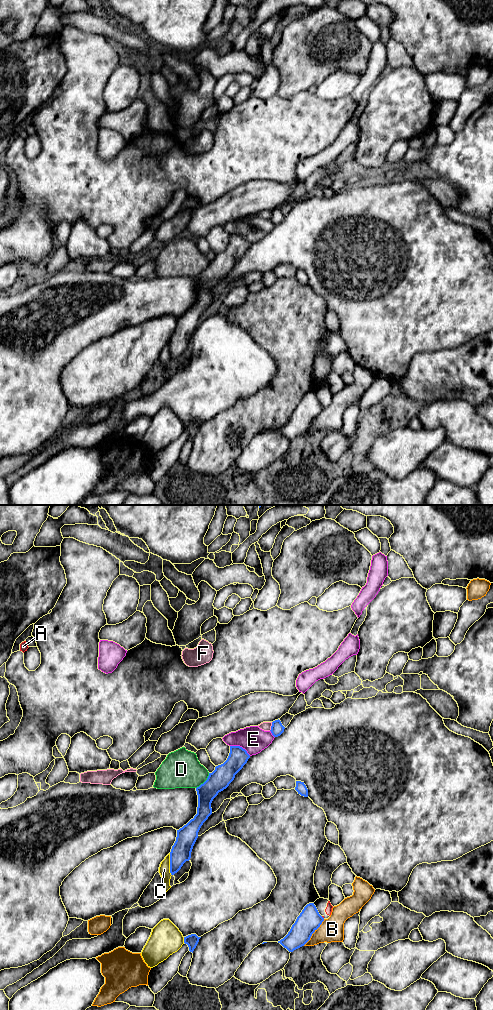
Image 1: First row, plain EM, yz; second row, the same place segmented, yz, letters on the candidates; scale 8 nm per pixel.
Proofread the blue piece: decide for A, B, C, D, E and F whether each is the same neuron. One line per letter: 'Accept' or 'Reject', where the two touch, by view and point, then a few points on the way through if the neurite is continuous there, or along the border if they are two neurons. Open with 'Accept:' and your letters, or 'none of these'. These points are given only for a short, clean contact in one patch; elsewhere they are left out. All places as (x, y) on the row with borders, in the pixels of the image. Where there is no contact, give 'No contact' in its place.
Accept: none of these
A: Reject. Touches blue at yz (322, 917)
B: Reject. Touches blue at yz (314, 931)
C: Reject. Touches blue at yz (170, 864)
D: Reject. Touches blue at yz (205, 781)
E: Reject. Touches blue at yz (239, 746)
F: Reject. Touches blue at yz (271, 726)

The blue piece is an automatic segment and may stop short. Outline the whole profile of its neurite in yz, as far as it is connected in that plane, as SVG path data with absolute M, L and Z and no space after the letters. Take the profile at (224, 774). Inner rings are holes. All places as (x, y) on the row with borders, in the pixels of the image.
M230 746L227 760L209 773L207 780L196 788L198 795L197 814L186 825L177 830L177 837L170 852L170 873L177 873L191 858L193 846L203 823L212 814L211 803L219 792L226 789L235 775L247 763L250 755L240 746Z

